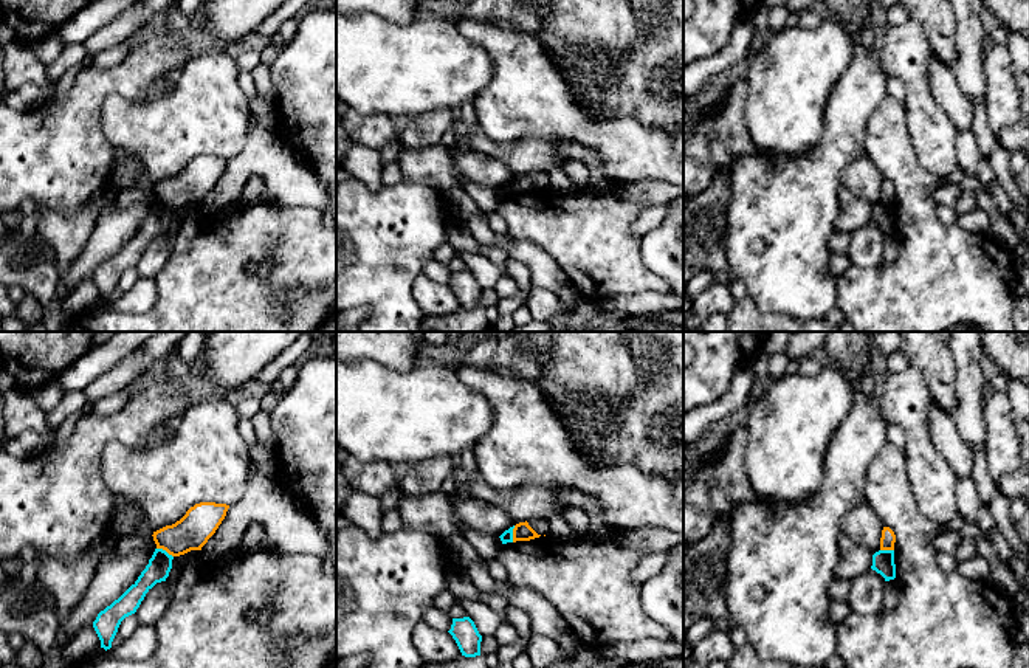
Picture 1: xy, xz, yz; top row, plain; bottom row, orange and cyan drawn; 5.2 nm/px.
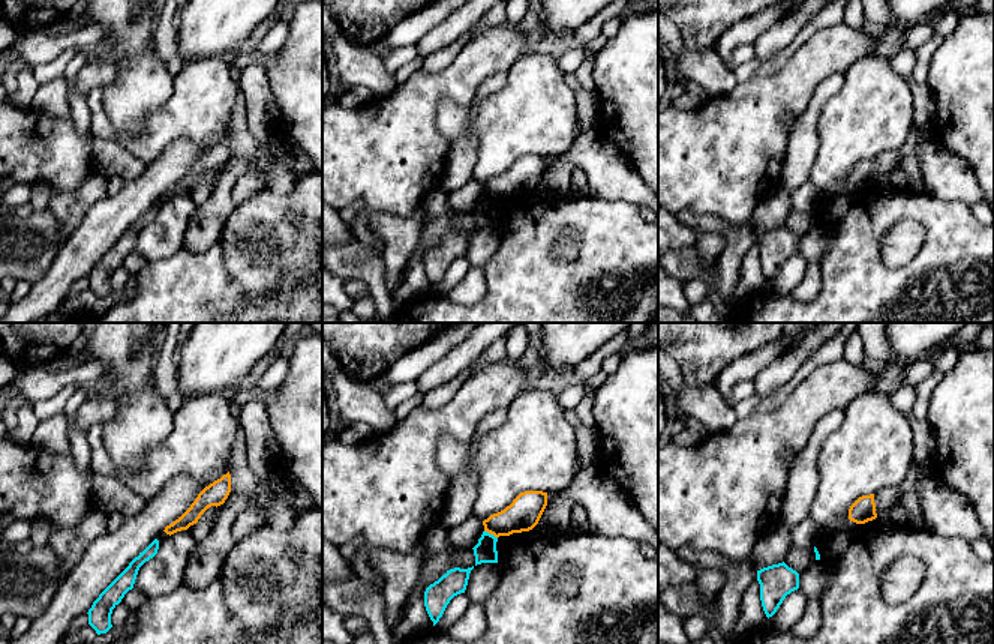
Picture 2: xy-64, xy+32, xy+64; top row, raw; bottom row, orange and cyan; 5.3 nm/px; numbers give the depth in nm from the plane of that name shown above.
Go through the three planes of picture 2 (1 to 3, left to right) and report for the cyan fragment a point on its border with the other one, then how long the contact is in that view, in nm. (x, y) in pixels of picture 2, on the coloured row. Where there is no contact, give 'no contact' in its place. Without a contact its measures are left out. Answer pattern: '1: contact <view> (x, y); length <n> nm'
1: no contact
2: contact xy+32 (491, 533); length 80 nm
3: no contact

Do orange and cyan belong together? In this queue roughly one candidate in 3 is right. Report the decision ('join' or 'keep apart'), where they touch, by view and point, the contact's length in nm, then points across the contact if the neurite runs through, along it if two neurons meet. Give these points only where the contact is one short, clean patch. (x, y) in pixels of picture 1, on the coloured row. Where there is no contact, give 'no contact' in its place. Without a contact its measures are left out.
keep apart | xy (165, 549) | 100 nm | along xy (157, 547), (161, 547), (172, 557)

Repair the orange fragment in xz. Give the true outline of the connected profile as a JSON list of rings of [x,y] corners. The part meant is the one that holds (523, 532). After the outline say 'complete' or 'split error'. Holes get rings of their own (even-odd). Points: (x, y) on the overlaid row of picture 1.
[[[519,522],[514,525],[513,529],[513,542],[516,541],[530,541],[535,538],[539,538],[541,535],[538,535],[530,525],[528,522]]]; complete

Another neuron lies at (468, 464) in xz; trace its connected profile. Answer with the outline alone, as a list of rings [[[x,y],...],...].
[[[466,448],[462,454],[460,454],[460,465],[459,465],[466,476],[473,476],[477,473],[477,462],[476,462],[476,454],[474,454],[474,448]]]

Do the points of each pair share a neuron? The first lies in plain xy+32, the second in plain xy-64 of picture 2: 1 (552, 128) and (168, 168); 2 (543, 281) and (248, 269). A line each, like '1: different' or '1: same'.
1: different
2: different

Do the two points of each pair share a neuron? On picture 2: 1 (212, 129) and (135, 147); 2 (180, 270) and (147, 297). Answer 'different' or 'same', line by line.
1: same
2: same

